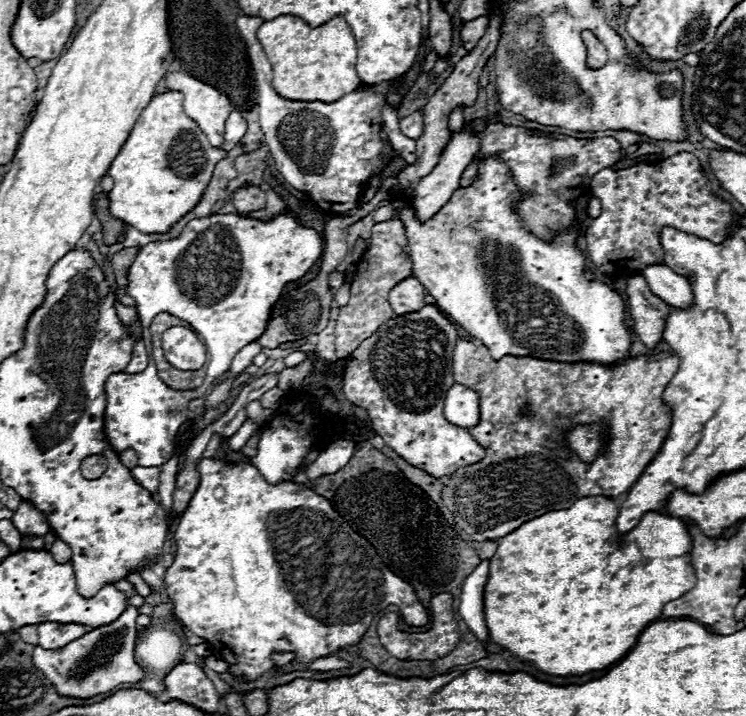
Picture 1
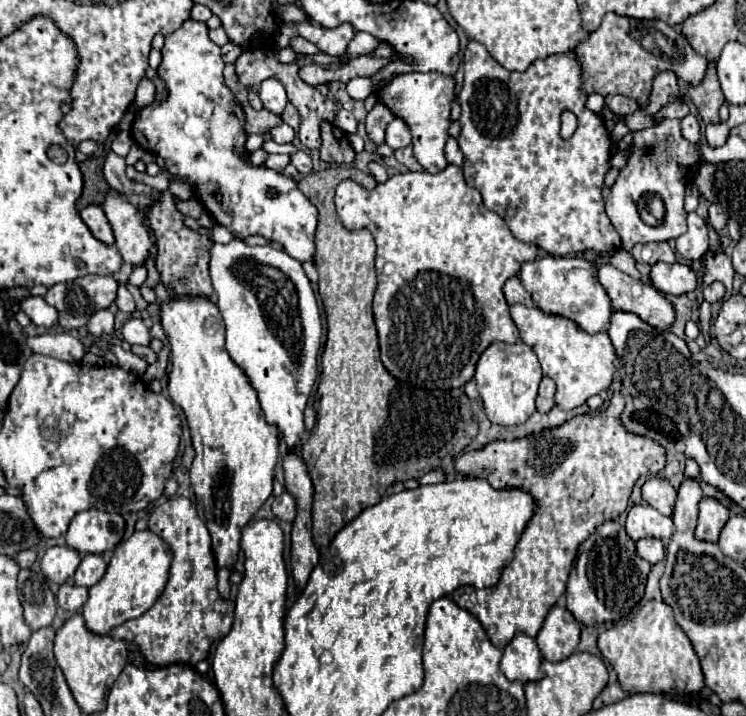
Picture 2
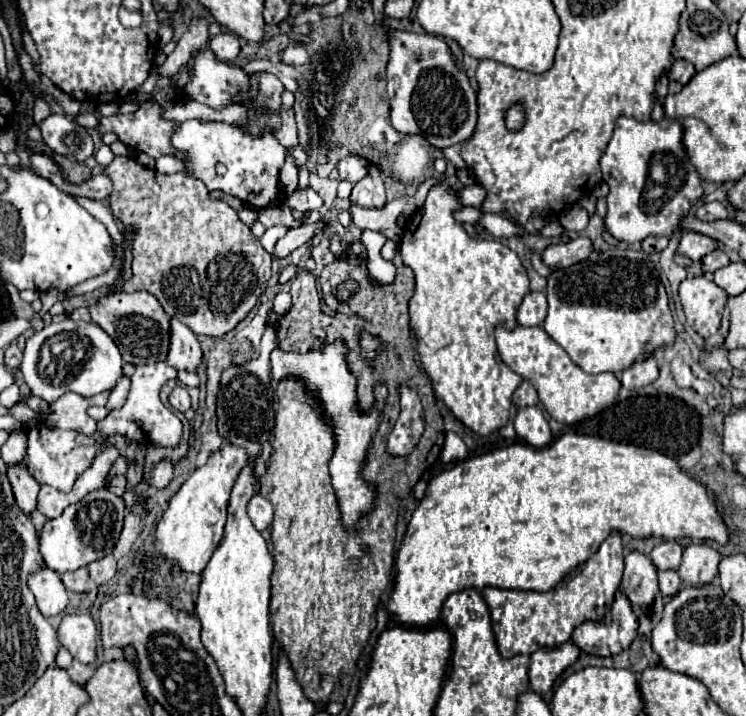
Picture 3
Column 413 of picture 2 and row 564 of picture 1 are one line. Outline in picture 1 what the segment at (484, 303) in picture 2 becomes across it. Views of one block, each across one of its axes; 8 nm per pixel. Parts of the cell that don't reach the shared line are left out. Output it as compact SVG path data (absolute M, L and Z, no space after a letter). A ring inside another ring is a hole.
M202 460L198 464L200 472L200 486L194 492L192 500L188 502L188 508L184 510L182 518L176 524L174 530L174 542L176 542L176 556L172 566L166 570L164 584L166 592L174 604L174 616L184 622L188 630L192 630L196 636L204 636L206 642L212 646L212 652L218 658L224 658L230 666L230 674L236 678L260 678L272 668L270 654L274 650L284 650L284 652L296 652L300 660L316 660L322 656L334 654L338 648L346 644L356 644L358 638L368 630L372 618L386 608L388 604L394 604L400 608L400 614L428 614L424 604L418 600L416 590L412 584L404 582L398 578L388 566L380 560L376 550L368 544L366 538L362 538L358 532L354 532L346 520L330 506L330 502L318 494L314 494L310 488L304 484L294 484L294 482L278 482L278 484L268 484L264 476L250 464L244 462L234 462L232 466L222 462L222 460Z

